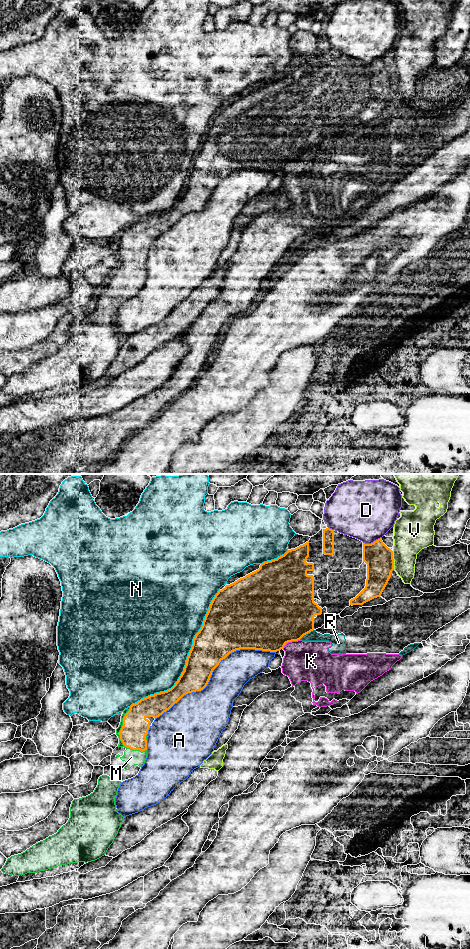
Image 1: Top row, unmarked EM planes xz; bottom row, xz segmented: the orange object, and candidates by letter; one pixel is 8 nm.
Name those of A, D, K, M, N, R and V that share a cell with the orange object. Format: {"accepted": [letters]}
{"accepted": []}

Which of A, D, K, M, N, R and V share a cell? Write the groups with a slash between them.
A / D / K R / M N / V

